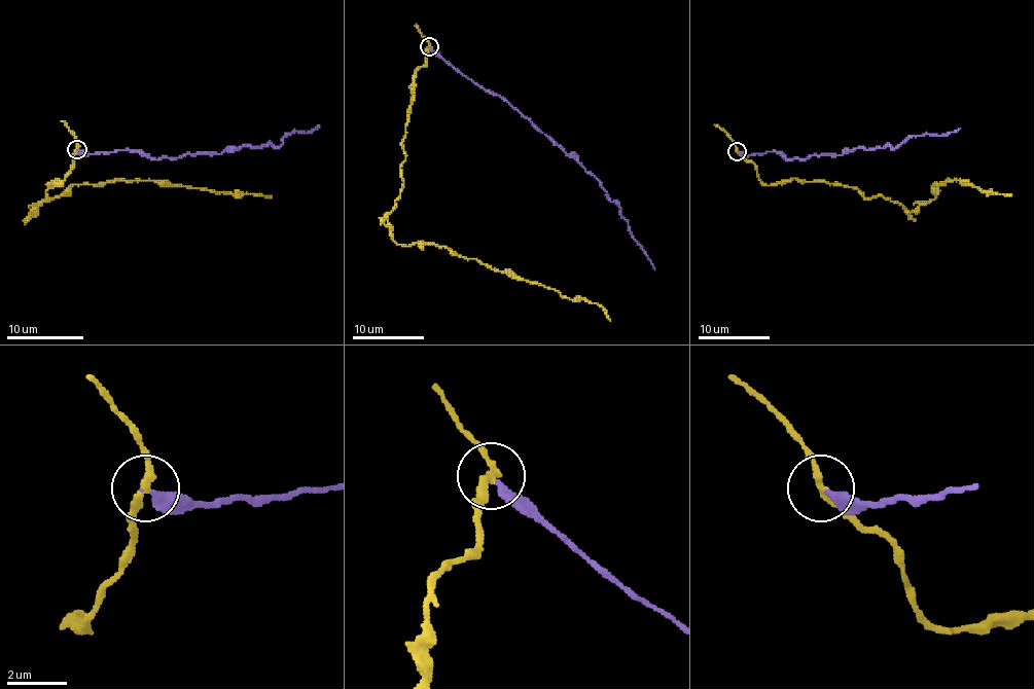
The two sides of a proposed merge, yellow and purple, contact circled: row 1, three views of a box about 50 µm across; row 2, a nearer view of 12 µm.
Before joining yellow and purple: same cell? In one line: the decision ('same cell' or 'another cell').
another cell

